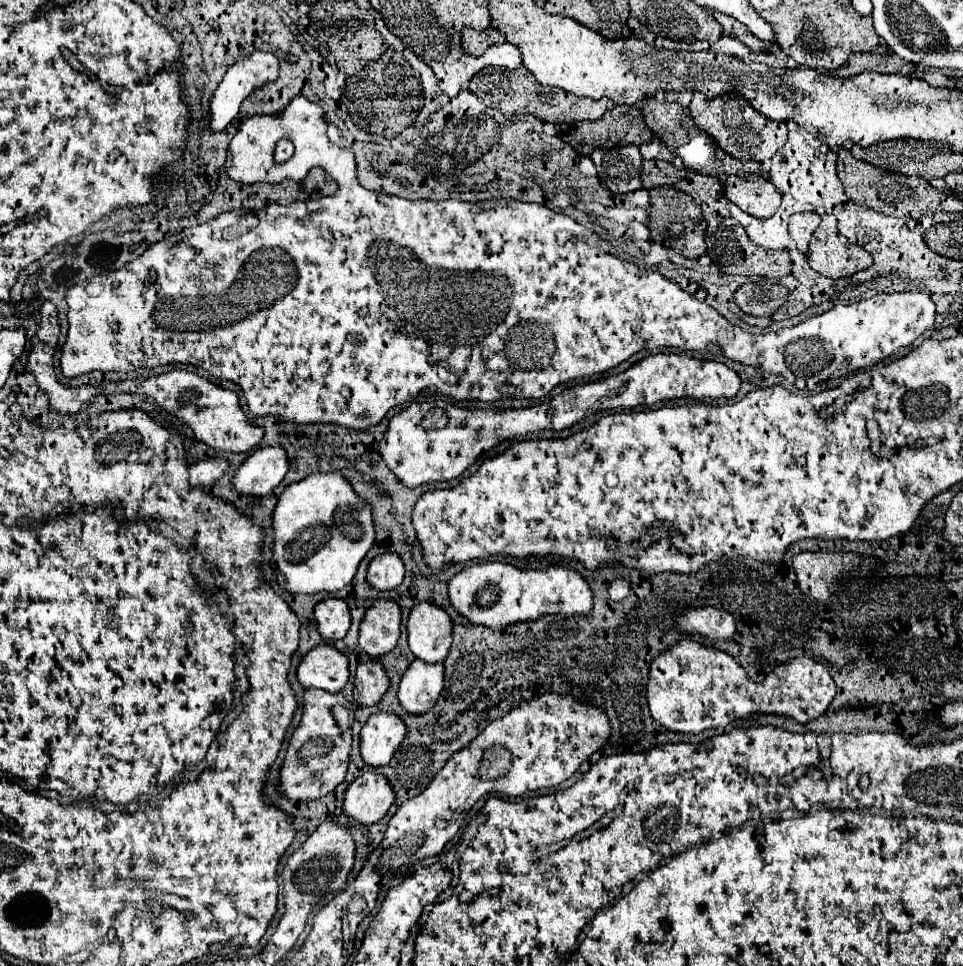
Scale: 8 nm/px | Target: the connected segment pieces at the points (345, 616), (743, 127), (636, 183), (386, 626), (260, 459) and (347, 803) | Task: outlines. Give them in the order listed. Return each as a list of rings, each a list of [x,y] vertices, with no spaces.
[[[326,598],[318,602],[314,608],[314,618],[320,636],[328,642],[342,640],[350,628],[350,612],[346,602],[340,598]]]
[[[692,92],[690,112],[698,128],[706,130],[722,150],[740,160],[760,162],[764,158],[772,158],[776,150],[786,144],[786,122],[766,120],[766,116],[754,112],[754,108],[750,108],[750,102],[742,100],[742,96],[716,96],[714,100],[706,100],[700,92]]]
[[[636,146],[596,148],[590,156],[598,168],[598,178],[614,194],[642,188],[642,156]]]
[[[378,600],[364,614],[358,644],[370,658],[388,654],[400,638],[400,606],[392,600]]]
[[[260,448],[248,456],[234,472],[232,484],[240,494],[266,496],[286,476],[288,458],[282,448]]]
[[[366,772],[350,782],[342,810],[344,814],[360,824],[374,824],[384,818],[388,808],[394,802],[394,790],[390,782],[376,772]]]

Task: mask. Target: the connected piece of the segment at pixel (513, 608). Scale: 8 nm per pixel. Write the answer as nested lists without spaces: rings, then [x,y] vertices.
[[[504,562],[472,564],[448,582],[448,598],[454,610],[470,624],[486,626],[490,630],[504,630],[518,622],[536,620],[544,614],[560,612],[566,616],[586,616],[592,610],[592,592],[588,584],[576,570],[564,566],[519,569]]]

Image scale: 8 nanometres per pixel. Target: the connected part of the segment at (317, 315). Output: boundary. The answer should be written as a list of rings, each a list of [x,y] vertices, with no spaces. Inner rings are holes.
[[[296,96],[286,112],[280,116],[252,116],[252,120],[246,120],[244,126],[238,128],[234,134],[230,146],[228,146],[228,160],[226,160],[226,172],[232,180],[242,184],[254,184],[254,182],[282,182],[284,178],[302,180],[310,168],[320,166],[326,168],[328,174],[336,182],[346,182],[346,178],[352,178],[350,186],[340,188],[332,198],[322,200],[308,200],[308,202],[292,202],[288,206],[270,204],[264,210],[254,212],[258,218],[258,224],[246,232],[238,232],[234,236],[228,234],[226,238],[226,226],[232,226],[245,215],[243,210],[224,212],[200,226],[186,228],[180,234],[174,234],[162,242],[150,244],[148,250],[128,262],[126,266],[98,274],[86,282],[78,282],[68,288],[66,302],[68,302],[68,338],[62,346],[60,356],[60,368],[66,378],[76,378],[88,372],[136,372],[136,370],[154,370],[168,364],[192,364],[196,368],[206,370],[208,374],[216,378],[230,380],[238,384],[248,400],[248,408],[254,418],[260,416],[278,416],[286,422],[296,424],[314,424],[314,422],[330,422],[344,428],[354,430],[366,430],[368,426],[378,424],[386,412],[398,404],[404,404],[412,400],[411,394],[426,392],[426,394],[446,394],[456,400],[482,400],[482,402],[494,402],[502,398],[542,398],[546,396],[554,386],[584,378],[602,374],[620,362],[628,360],[632,354],[640,350],[654,350],[654,348],[682,348],[690,352],[712,352],[712,354],[726,354],[726,358],[758,366],[766,372],[780,374],[792,382],[802,382],[802,378],[816,376],[820,382],[828,380],[832,376],[846,376],[858,368],[874,366],[880,360],[896,354],[900,348],[912,346],[912,342],[934,324],[934,312],[936,306],[932,298],[924,292],[894,292],[894,294],[876,294],[870,300],[862,300],[848,306],[834,306],[826,312],[826,318],[806,318],[798,326],[785,327],[776,332],[754,334],[741,329],[739,325],[730,324],[718,311],[706,302],[696,300],[692,294],[682,290],[676,282],[664,278],[660,272],[648,272],[640,270],[638,266],[622,261],[610,252],[612,248],[605,241],[600,240],[592,230],[576,224],[570,216],[554,212],[542,204],[528,204],[518,200],[486,200],[486,202],[460,202],[460,200],[404,200],[392,194],[384,192],[368,192],[364,190],[356,176],[356,162],[354,162],[354,150],[352,148],[340,148],[336,146],[328,136],[328,122],[324,118],[324,110],[304,98]],[[288,138],[294,142],[294,156],[292,160],[284,164],[274,164],[272,154],[276,148],[276,142]],[[294,260],[294,268],[298,268],[298,280],[294,280],[294,288],[286,288],[286,262],[290,264]],[[200,298],[214,298],[216,302],[200,302]]]

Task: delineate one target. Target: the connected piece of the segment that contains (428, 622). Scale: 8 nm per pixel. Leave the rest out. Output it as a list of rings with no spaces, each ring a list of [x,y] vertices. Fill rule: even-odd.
[[[420,602],[412,608],[408,624],[408,646],[424,662],[442,662],[452,644],[452,620],[432,602]]]

